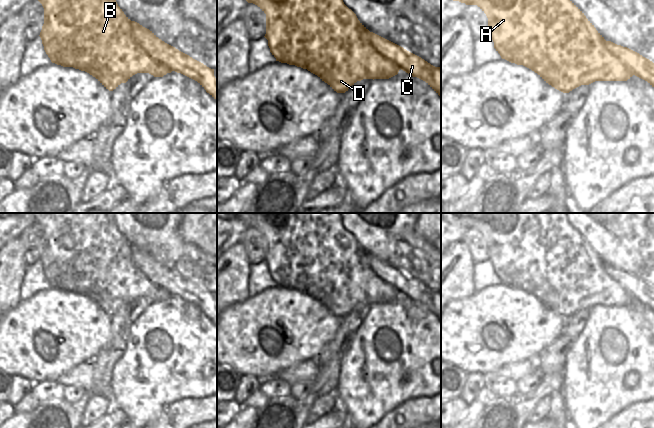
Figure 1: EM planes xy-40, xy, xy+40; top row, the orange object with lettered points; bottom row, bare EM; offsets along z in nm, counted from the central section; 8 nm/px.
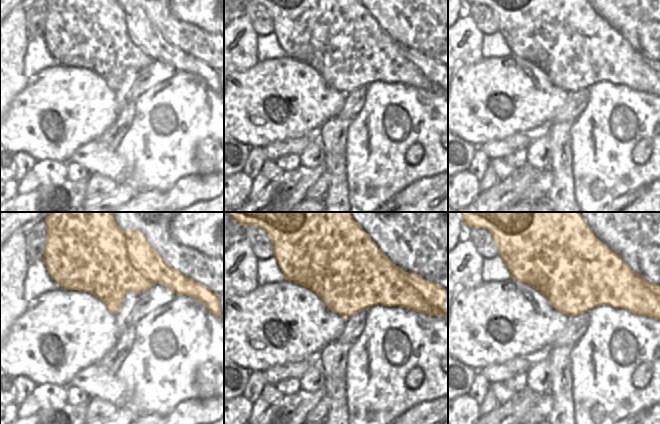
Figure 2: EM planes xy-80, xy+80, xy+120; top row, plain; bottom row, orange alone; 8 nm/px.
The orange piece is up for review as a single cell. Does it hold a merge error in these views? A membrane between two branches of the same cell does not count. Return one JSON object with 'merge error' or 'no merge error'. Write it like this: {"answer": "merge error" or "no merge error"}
{"answer": "merge error"}

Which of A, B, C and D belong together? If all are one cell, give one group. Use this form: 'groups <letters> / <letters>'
groups A B D / C

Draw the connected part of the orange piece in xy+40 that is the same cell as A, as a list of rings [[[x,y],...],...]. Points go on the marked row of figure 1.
[[[453,0],[477,5],[487,16],[494,48],[502,59],[523,65],[555,89],[569,93],[595,81],[627,81],[634,74],[606,48],[606,40],[570,0]]]

